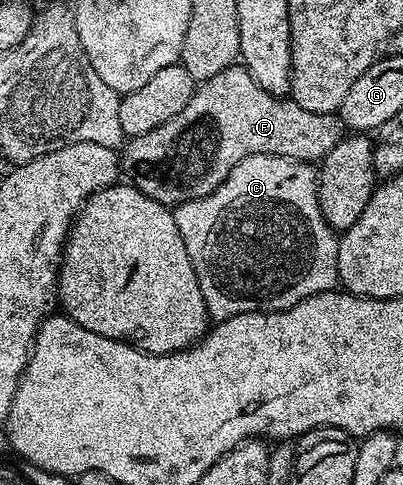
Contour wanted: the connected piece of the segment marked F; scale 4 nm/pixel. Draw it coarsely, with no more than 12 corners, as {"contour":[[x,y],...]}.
{"contour":[[243,68],[131,139],[131,185],[205,198],[252,154],[319,163],[335,113],[273,98]]}

